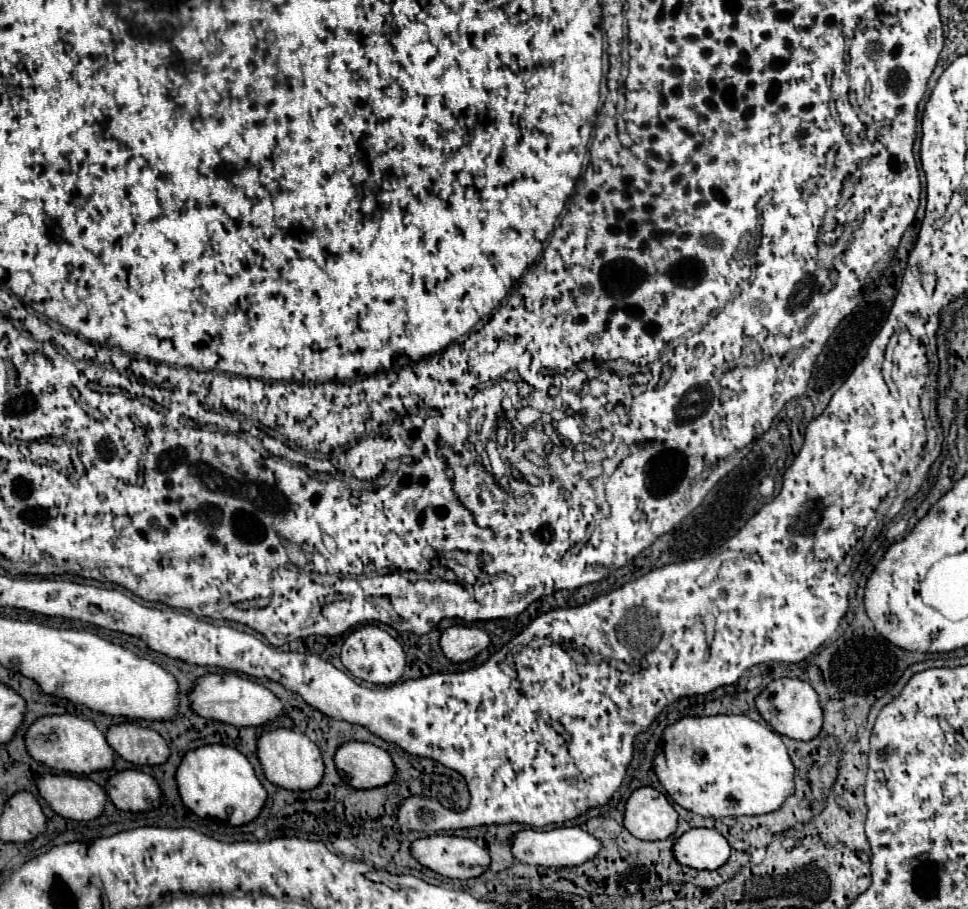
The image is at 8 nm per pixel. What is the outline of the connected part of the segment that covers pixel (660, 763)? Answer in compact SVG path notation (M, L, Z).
M704 716L682 718L664 732L664 744L656 750L654 772L670 798L682 808L700 816L726 818L726 816L762 816L776 812L794 788L794 764L782 742L782 736L748 716Z

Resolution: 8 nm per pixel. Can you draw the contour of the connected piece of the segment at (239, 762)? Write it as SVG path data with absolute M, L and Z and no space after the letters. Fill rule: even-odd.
M220 744L190 750L176 772L176 782L182 802L196 816L218 818L228 822L230 826L242 826L252 822L260 814L268 798L268 792L256 778L256 772L248 758L236 748Z

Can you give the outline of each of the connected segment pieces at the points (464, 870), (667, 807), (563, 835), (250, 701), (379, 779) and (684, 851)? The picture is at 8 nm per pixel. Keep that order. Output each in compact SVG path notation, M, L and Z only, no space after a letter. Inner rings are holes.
M434 834L412 844L412 856L426 868L456 880L482 876L490 866L490 856L470 838Z
M638 788L626 802L624 826L640 840L666 840L678 828L678 812L656 788Z
M560 826L552 830L522 830L512 840L512 854L518 862L554 868L572 868L594 860L602 852L602 842L578 826Z
M206 674L198 678L198 684L190 698L194 712L232 726L262 726L284 714L284 704L266 686L240 678L236 674Z
M346 742L334 760L338 774L352 788L378 788L396 776L390 754L368 742Z
M692 828L676 840L674 856L680 864L696 870L718 870L730 858L730 844L716 830Z

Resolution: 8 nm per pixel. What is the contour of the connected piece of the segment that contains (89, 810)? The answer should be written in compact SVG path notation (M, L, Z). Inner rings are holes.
M46 774L38 780L38 790L48 806L70 820L92 820L104 812L106 792L90 778Z

